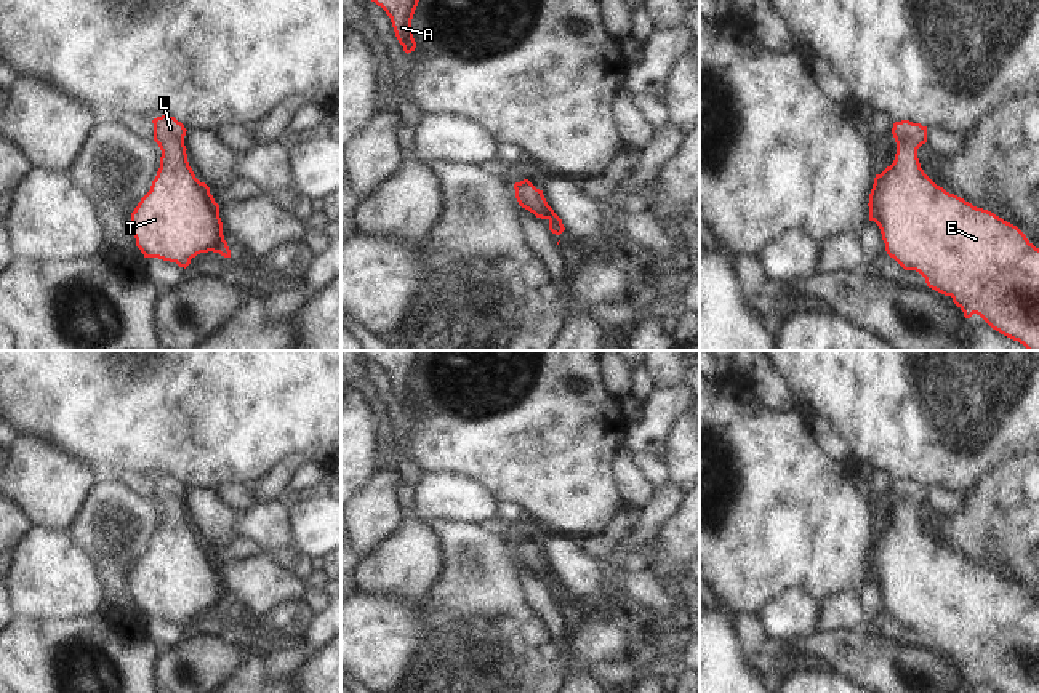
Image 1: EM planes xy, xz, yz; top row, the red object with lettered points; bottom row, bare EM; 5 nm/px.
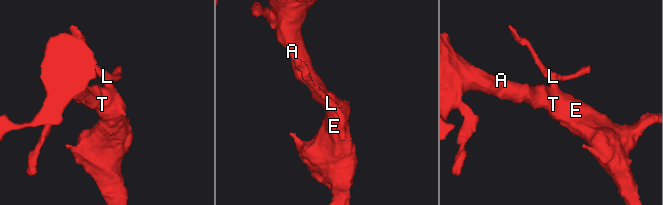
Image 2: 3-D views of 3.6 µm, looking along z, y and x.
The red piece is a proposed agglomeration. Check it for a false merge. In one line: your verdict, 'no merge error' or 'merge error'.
no merge error

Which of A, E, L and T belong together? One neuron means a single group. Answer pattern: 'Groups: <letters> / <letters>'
Groups: A E L T.

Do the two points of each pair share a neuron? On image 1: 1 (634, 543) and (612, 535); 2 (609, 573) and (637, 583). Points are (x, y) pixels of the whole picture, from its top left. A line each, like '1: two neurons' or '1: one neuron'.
1: two neurons
2: one neuron

